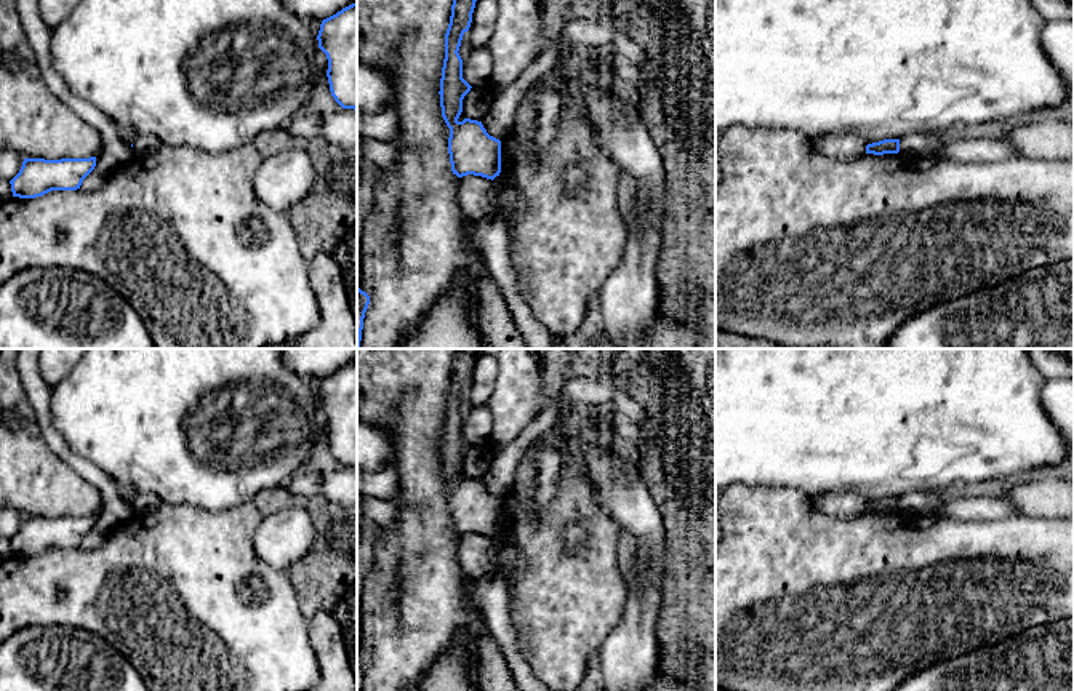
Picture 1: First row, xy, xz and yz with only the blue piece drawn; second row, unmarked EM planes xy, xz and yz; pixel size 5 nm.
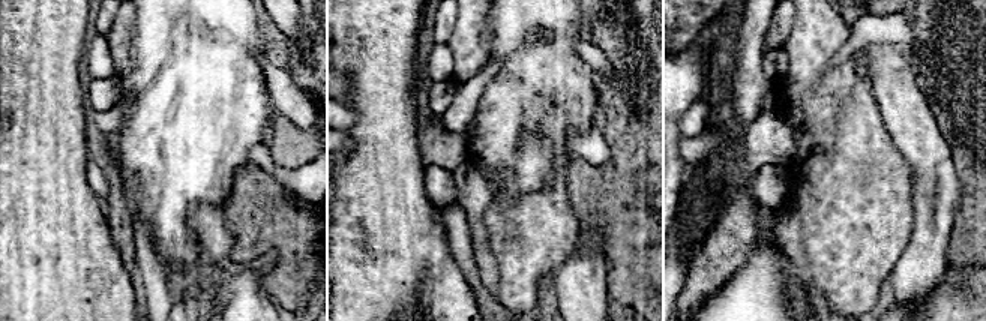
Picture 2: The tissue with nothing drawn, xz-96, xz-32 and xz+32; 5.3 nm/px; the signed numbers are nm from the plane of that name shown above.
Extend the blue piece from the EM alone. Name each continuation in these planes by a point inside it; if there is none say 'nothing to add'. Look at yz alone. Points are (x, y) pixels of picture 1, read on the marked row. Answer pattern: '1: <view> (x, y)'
nothing to add

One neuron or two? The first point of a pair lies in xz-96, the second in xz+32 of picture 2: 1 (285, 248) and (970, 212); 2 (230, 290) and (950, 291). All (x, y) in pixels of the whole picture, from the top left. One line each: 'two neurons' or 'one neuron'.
1: one neuron
2: two neurons

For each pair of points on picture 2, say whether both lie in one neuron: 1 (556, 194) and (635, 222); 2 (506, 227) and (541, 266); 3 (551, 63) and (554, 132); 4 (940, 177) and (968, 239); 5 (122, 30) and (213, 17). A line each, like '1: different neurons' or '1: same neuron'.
1: different neurons
2: same neuron
3: same neuron
4: different neurons
5: different neurons

